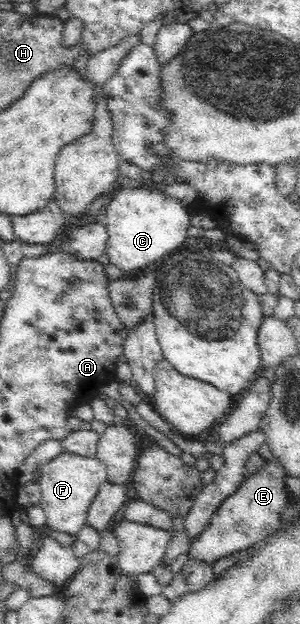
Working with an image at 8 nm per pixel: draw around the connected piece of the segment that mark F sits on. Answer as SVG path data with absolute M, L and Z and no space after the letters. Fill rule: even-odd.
M64 451L39 467L41 478L38 482L42 494L37 503L45 511L46 527L77 537L77 533L87 522L89 506L98 495L102 481L107 477L105 465L96 458L83 458Z

